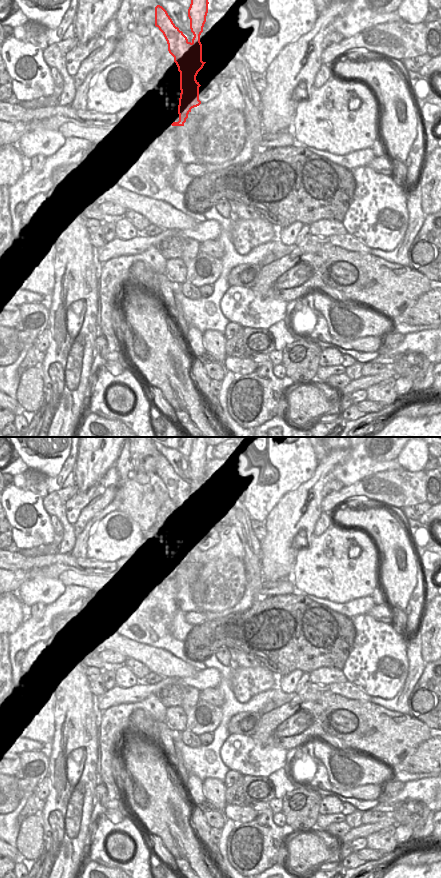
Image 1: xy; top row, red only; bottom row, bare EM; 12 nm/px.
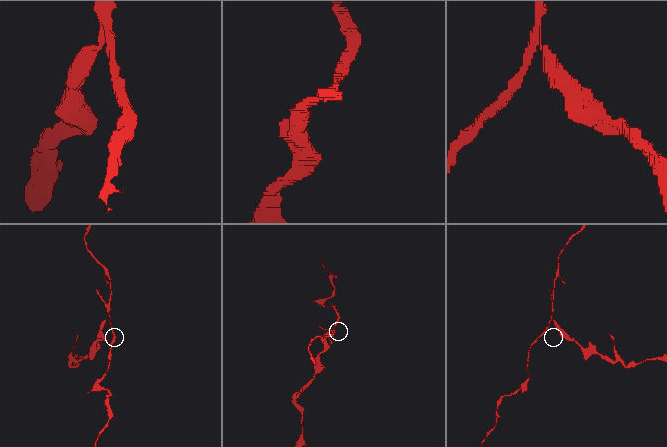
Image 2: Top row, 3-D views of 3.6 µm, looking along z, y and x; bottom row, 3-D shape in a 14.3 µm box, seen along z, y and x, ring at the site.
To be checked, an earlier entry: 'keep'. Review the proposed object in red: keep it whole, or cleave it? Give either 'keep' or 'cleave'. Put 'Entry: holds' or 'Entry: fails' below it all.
cleave
Entry: fails

